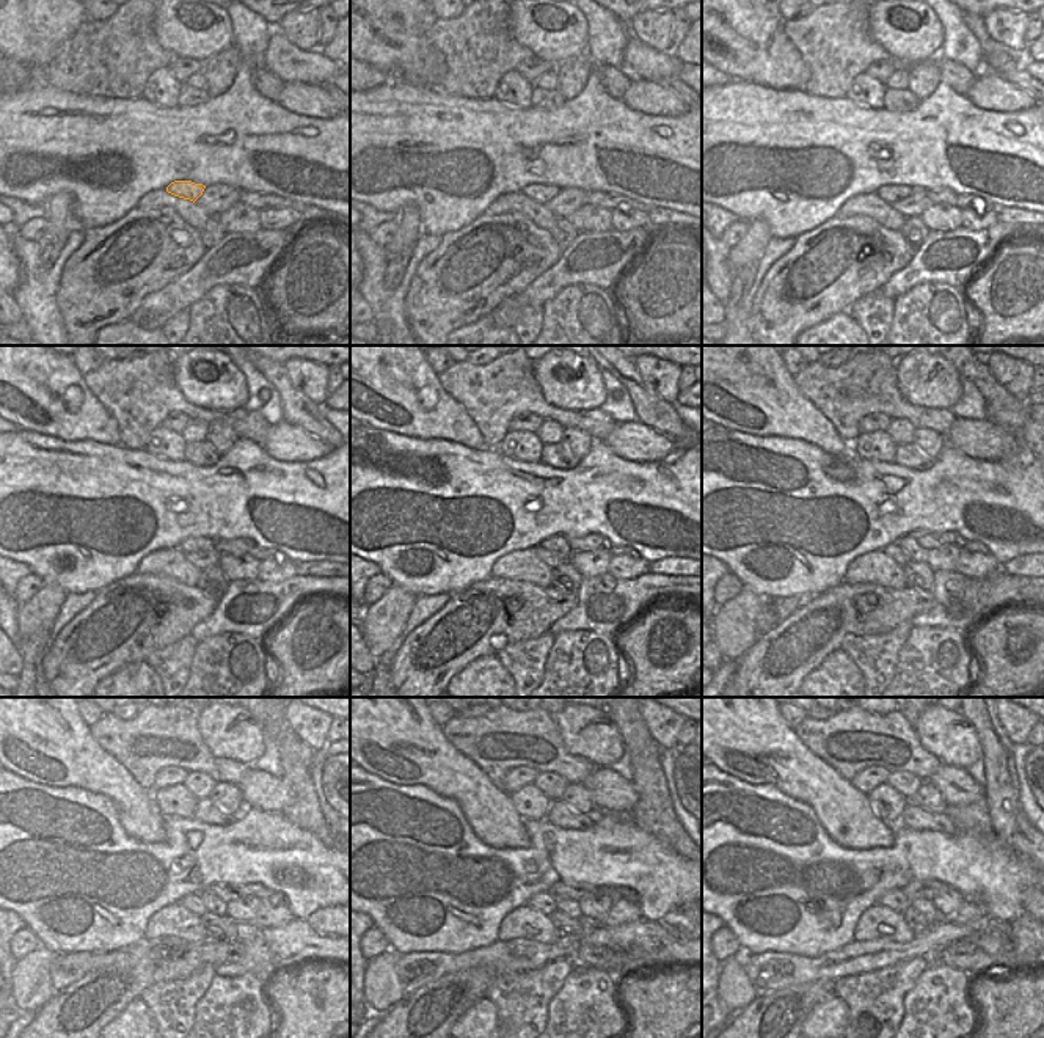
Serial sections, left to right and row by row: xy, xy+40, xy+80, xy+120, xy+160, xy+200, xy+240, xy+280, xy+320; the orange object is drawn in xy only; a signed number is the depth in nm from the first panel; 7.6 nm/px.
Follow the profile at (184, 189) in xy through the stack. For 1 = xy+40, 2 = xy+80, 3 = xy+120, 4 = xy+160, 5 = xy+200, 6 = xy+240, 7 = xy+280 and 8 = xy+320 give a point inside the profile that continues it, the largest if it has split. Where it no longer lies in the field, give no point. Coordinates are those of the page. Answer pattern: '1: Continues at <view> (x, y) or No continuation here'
1: Continues at xy+40 (542, 193)
2: Continues at xy+80 (890, 193)
3: Continues at xy+120 (195, 544)
4: Continues at xy+160 (559, 545)
5: Continues at xy+200 (917, 553)
6: Continues at xy+240 (214, 905)
7: Continues at xy+280 (569, 906)
8: Continues at xy+320 (923, 906)

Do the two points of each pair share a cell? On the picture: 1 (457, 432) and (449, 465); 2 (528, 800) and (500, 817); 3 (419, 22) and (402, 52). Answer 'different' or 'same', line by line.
1: different
2: different
3: different

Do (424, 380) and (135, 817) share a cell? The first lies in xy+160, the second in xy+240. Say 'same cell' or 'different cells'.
same cell

